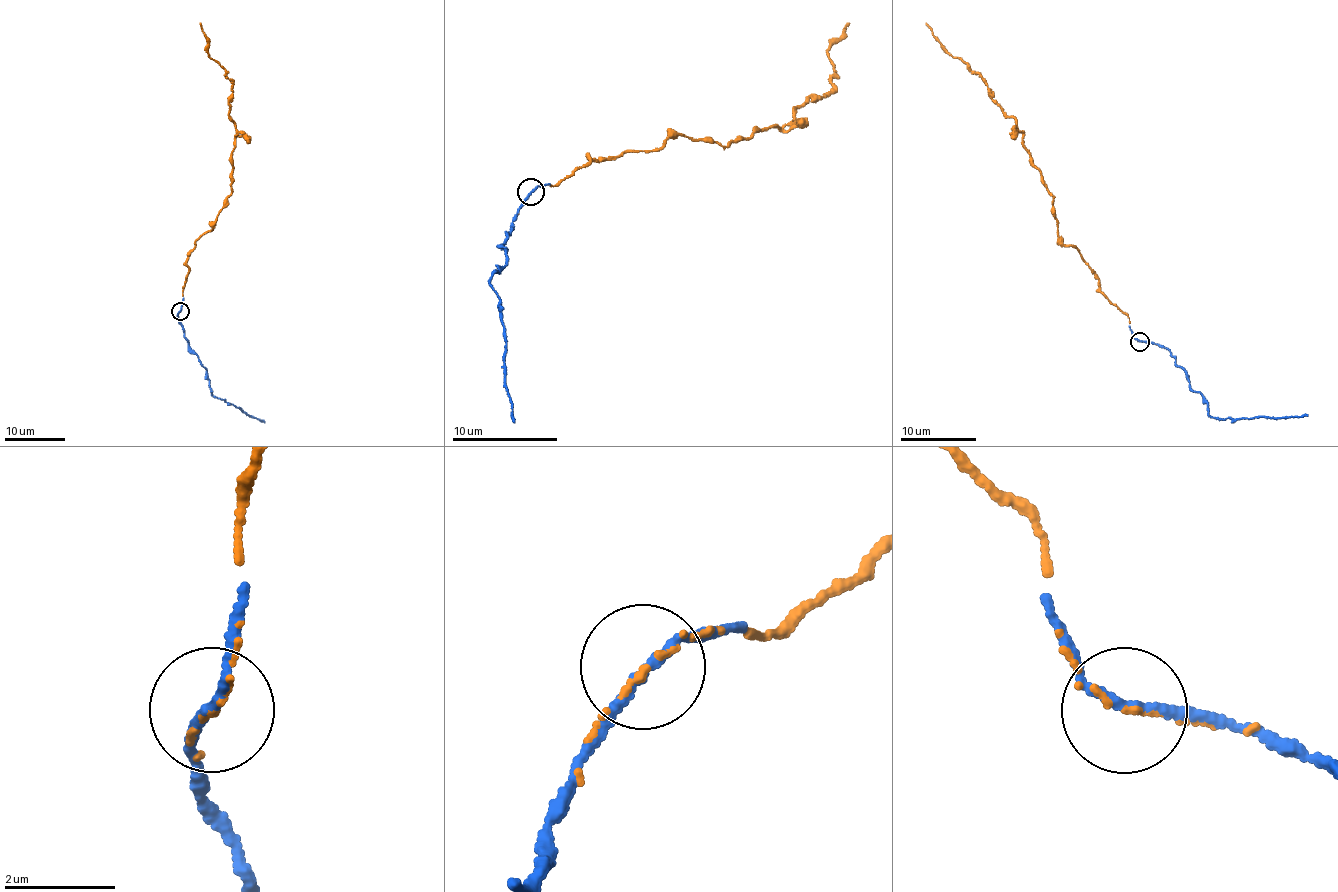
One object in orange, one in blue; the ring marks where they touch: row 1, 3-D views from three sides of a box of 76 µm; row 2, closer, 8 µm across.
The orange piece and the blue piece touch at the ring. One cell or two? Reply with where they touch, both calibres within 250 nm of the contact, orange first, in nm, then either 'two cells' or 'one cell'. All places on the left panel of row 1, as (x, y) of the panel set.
place (180, 311); calibres 70 and 160 nm; one cell

